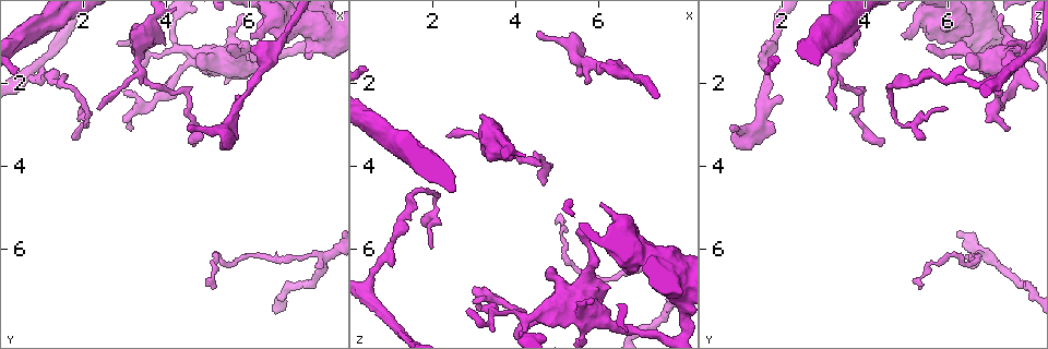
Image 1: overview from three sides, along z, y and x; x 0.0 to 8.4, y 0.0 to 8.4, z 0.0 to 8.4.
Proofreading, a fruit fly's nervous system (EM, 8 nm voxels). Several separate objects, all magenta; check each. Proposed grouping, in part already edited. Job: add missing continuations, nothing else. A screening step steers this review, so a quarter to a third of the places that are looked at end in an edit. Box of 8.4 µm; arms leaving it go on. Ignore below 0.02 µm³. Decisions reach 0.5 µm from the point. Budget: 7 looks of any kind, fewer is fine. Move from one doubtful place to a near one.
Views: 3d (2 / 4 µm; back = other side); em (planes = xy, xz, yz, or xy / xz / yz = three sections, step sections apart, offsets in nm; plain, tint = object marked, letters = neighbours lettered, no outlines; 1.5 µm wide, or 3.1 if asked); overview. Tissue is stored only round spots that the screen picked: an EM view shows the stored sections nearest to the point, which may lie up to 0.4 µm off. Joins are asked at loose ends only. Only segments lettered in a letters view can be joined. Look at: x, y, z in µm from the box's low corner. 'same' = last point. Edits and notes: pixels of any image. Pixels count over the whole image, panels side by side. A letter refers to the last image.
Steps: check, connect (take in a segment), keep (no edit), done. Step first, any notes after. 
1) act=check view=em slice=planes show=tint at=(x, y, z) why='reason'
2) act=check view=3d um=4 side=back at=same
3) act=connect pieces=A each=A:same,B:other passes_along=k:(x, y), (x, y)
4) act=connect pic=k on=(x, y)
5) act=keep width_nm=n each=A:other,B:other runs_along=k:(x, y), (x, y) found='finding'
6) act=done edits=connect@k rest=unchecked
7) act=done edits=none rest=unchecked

act=check view=3d um=2 at=(4.50, 3.15, 0.75) why='free end'

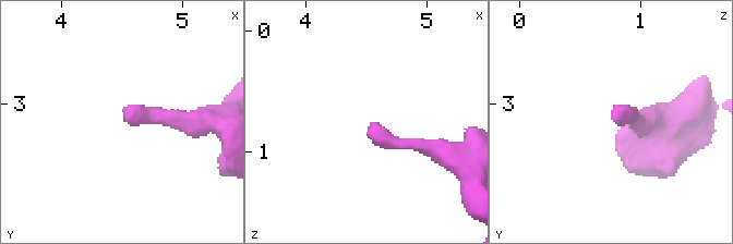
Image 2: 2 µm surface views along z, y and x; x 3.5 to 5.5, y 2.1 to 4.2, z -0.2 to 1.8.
act=check view=em slice=planes show=letters at=(4.56, 3.08, 0.76)

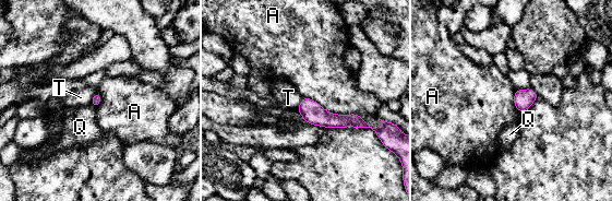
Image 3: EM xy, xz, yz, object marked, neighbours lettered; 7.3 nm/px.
act=keep each=A:other,Q:other,T:other found='none of them fits'

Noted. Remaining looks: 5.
act=check view=3d um=4 at=(7.60, 6.50, 6.55) why='an open end'

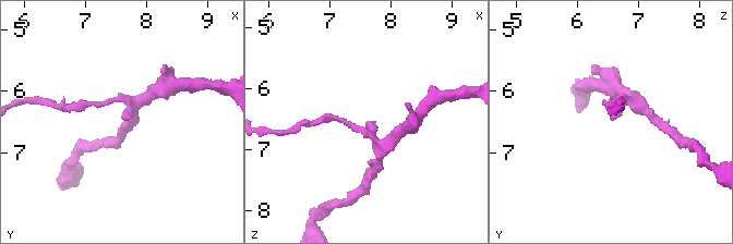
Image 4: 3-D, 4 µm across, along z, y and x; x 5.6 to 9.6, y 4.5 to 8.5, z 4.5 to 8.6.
act=check view=em slice=planes show=plain at=(7.65, 6.45, 6.50)

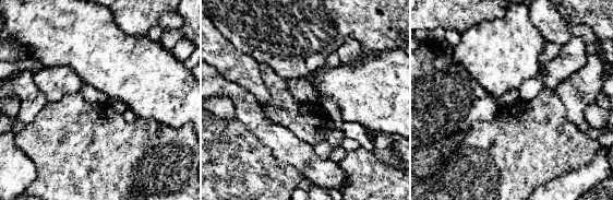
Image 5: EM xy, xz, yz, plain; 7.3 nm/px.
act=check view=em slice=planes show=letters at=same why='what lies round it'

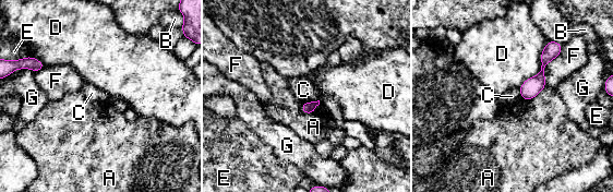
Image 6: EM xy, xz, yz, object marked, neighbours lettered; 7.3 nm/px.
act=keep each=A:other,B:other,C:other,D:other,E:other,F:other,G:other border=6:(319, 99), (303, 103) found='none of them fits'

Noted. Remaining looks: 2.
act=check view=em slice=planes show=letters at=(3.90, 1.05, 3.70) why='an open end'

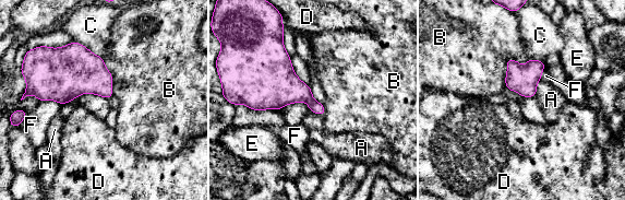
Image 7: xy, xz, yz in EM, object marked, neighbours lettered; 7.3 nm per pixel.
act=keep each=A:other,B:other,C:other,D:other,E:other,F:other border=7:(528, 59), (506, 61), (505, 87) found='no lettered segment goes on from it'

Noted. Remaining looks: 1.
act=done edits=none rest=unchecked

